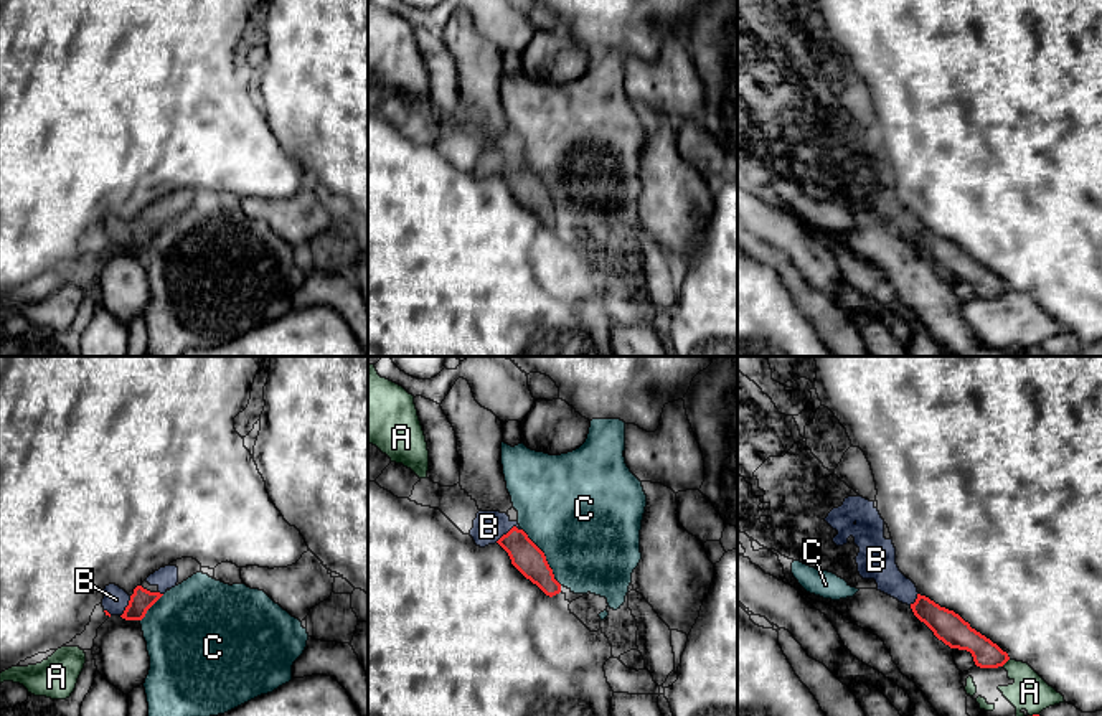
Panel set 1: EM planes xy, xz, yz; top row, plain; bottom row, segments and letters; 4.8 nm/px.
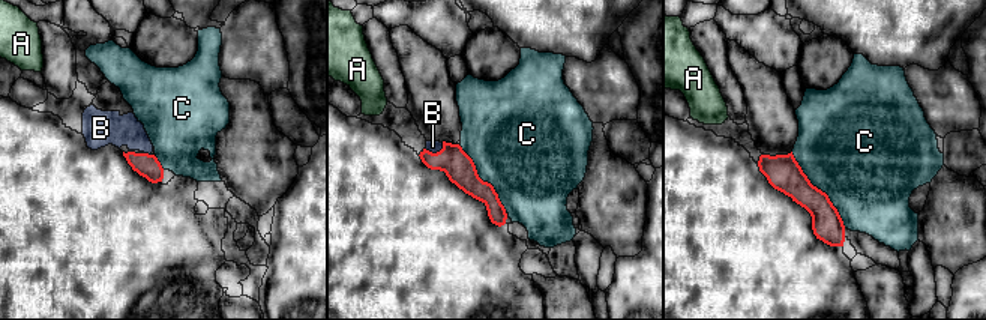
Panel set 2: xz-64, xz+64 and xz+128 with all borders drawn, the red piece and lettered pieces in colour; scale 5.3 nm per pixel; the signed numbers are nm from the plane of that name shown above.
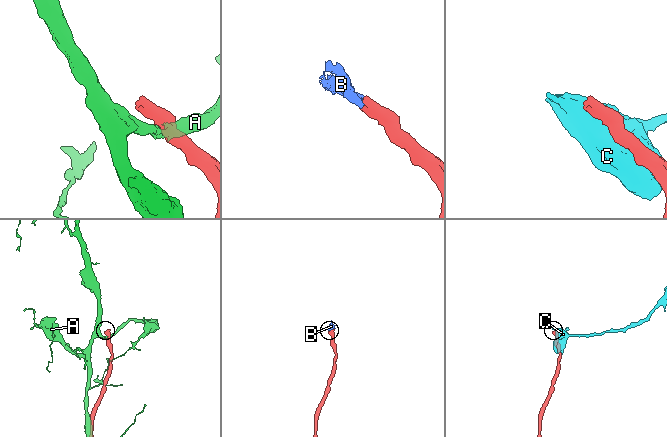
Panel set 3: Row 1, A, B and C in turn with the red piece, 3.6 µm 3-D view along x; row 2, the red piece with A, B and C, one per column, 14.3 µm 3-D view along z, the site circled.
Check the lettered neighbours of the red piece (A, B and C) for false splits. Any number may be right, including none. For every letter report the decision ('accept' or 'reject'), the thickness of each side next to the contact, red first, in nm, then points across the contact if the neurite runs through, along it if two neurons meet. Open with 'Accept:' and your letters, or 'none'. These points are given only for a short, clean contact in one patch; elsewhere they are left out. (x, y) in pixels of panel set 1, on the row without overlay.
Accept: B
A: reject; calibres 130 and 180 nm
B: accept; calibres 150 and 160 nm; way xz (525, 185), (508, 162), (489, 157)
C: reject; calibres 150 and 500 nm

